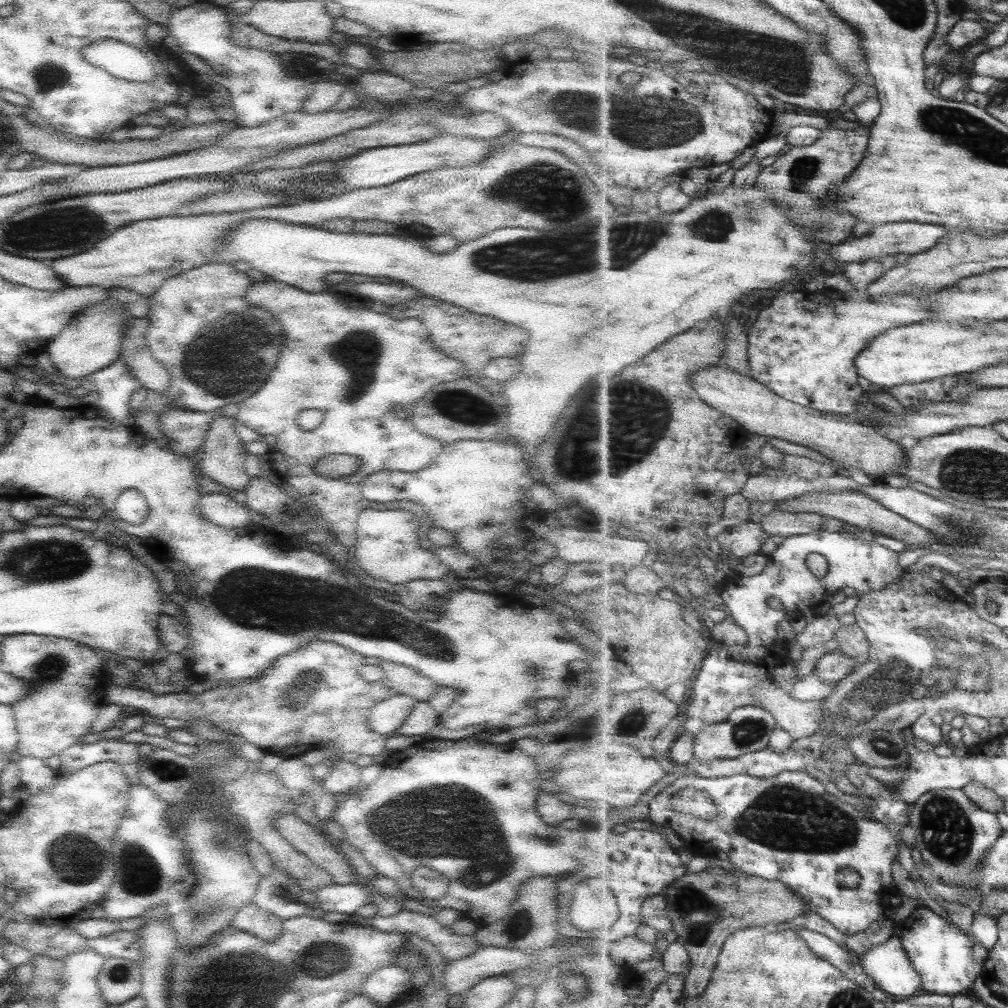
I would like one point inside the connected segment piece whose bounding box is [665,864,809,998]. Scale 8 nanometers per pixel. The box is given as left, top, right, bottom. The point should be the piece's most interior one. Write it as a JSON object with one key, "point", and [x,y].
{"point":[706,908]}

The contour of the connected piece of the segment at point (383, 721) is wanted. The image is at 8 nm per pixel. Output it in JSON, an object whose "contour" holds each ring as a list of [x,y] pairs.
{"contour":[[[394,693],[372,707],[370,726],[385,737],[396,734],[405,720],[410,716],[418,699],[409,694]]]}

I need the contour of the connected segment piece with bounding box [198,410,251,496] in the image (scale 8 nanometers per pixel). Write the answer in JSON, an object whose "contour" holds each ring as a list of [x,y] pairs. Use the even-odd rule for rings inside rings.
{"contour":[[[218,410],[214,416],[214,422],[206,434],[205,444],[199,452],[198,458],[202,462],[204,475],[226,486],[226,488],[236,490],[236,495],[241,496],[251,479],[245,468],[248,451],[235,428],[235,416],[224,416],[220,413],[221,410]]]}

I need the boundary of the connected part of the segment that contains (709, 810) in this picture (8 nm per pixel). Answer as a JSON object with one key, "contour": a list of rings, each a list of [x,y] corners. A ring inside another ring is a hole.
{"contour":[[[687,788],[677,794],[673,805],[679,810],[679,813],[694,815],[709,821],[720,815],[717,801],[708,792],[702,792],[697,788]]]}

